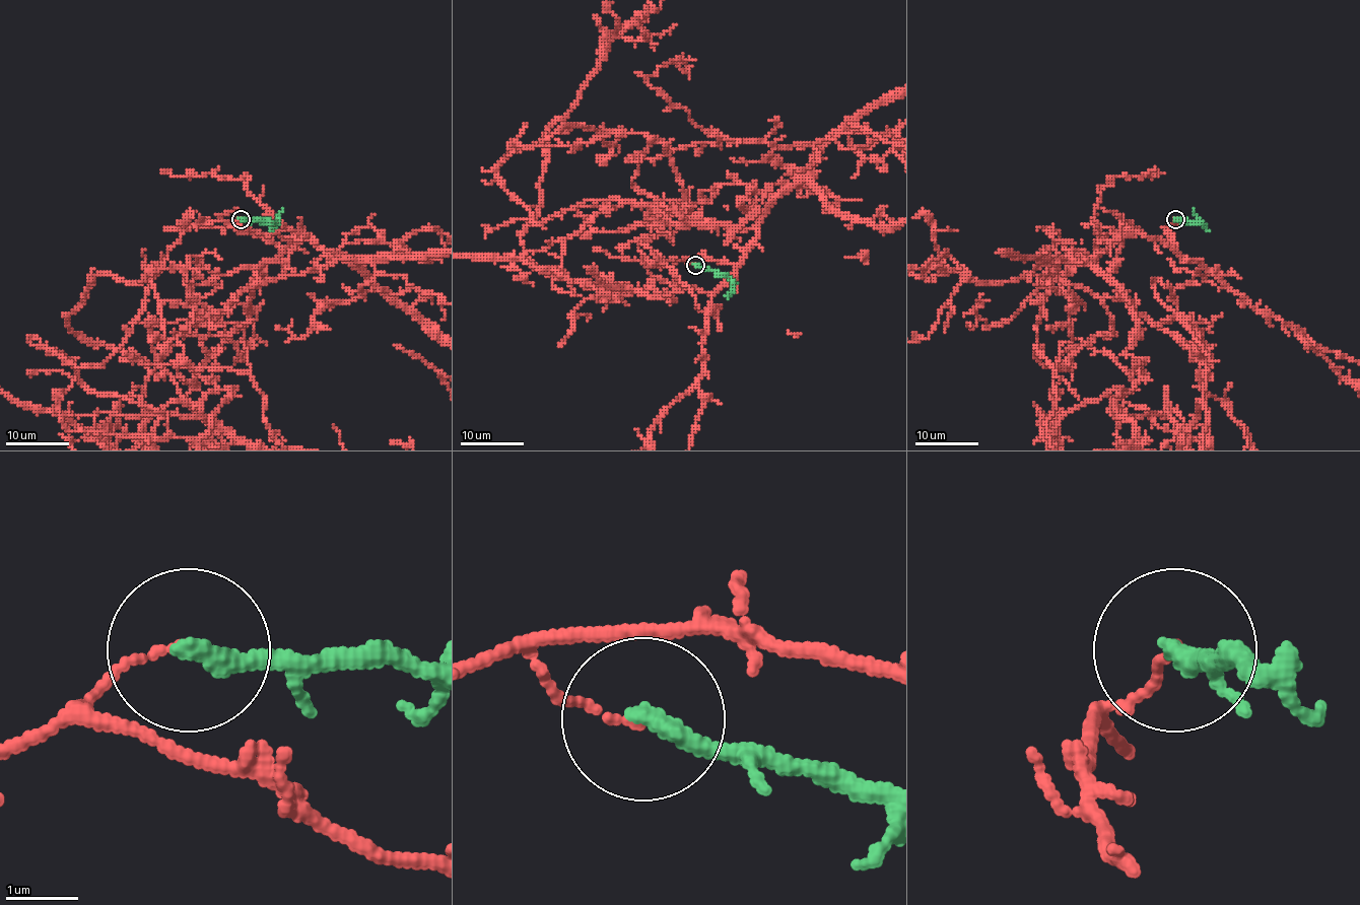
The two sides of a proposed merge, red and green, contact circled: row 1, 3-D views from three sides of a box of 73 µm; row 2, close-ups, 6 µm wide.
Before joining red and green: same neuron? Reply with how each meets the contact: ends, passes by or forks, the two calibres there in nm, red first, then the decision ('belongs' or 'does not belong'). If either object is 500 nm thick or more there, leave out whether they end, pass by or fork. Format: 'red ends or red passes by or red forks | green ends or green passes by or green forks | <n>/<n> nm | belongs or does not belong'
red ends | green ends | 100/280 nm | does not belong

